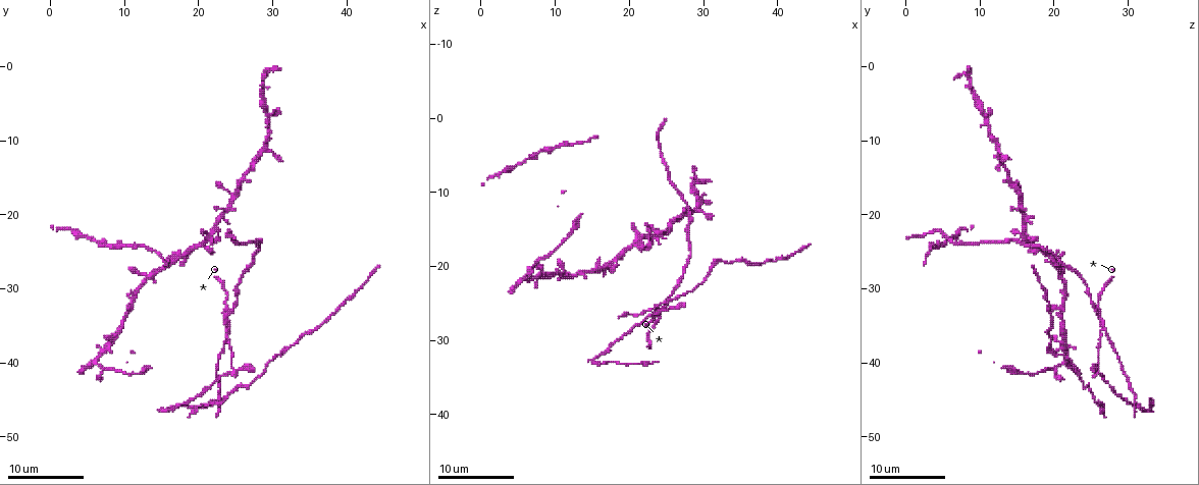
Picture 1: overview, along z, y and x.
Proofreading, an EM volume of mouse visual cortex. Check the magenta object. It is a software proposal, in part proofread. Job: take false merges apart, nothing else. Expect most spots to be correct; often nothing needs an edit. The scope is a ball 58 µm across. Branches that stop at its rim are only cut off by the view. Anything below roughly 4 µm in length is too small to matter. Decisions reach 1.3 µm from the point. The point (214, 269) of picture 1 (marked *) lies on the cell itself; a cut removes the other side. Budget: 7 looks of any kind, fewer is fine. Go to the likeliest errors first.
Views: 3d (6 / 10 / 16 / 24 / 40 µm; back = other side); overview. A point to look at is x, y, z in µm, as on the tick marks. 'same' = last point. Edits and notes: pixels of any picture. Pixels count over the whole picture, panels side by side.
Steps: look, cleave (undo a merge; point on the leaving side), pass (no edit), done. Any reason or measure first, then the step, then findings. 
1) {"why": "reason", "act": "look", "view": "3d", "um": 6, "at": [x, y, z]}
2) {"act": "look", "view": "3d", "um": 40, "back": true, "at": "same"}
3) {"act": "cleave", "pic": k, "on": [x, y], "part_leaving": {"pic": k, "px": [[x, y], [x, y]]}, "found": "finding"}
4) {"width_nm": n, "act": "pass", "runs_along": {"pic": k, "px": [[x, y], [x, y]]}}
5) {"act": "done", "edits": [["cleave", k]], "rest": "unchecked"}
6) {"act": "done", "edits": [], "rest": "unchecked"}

{"why": "three arms meet", "act": "look", "view": "3d", "um": 10, "at": [24.5, 41.5, 25.5]}

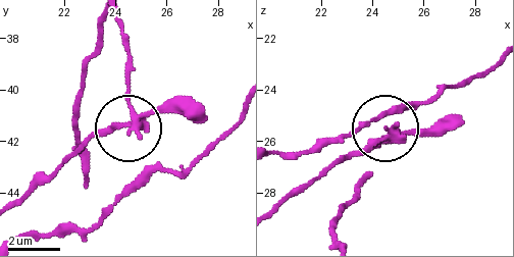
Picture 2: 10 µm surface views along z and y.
{"act": "cleave", "pic": 2, "on": [177, 112], "part_leaving": {"pic": 2, "px": [[138, 120], [120, 120], [87, 136], [21, 193]]}, "found": "a second cell is stuck on"}

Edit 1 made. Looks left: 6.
{"why": "looks like a crossing", "act": "look", "view": "3d", "um": 6, "at": [23.5, 20.0, 15.5]}

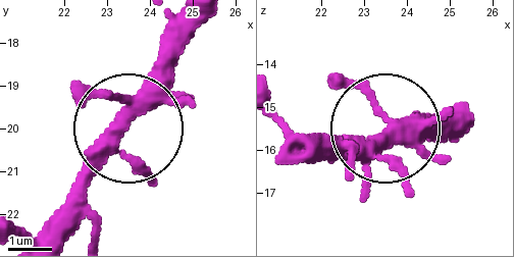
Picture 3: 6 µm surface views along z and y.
{"act": "pass", "found": "all the same cell"}

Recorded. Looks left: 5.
{"why": "four or more arms meet", "act": "look", "view": "3d", "um": 10, "at": [13.0, 28.0, 21.0]}

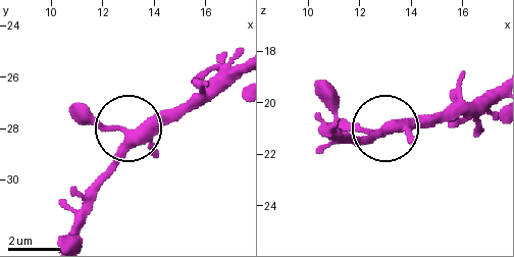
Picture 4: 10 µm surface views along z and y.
{"act": "look", "view": "3d", "um": 10, "back": true, "at": [13.0, 28.4, 21.0]}

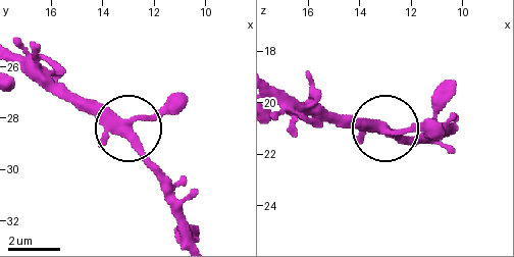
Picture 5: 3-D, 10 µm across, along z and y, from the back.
{"act": "pass", "found": "one cell here"}

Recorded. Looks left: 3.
{"act": "look", "view": "overview"}

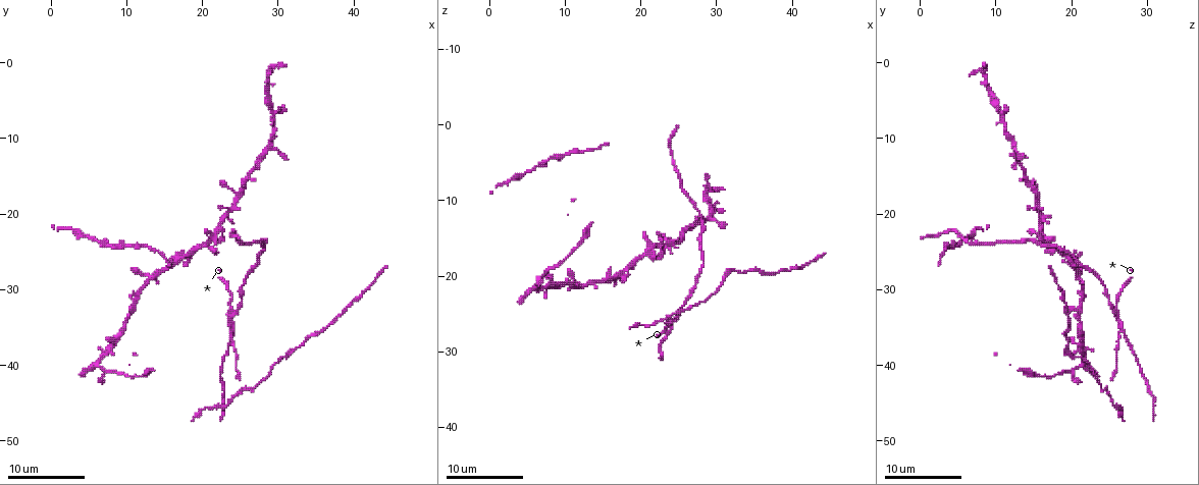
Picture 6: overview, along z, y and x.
{"why": "sudden change in width", "act": "look", "view": "3d", "um": 16, "at": [31.0, 39.0, 20.5]}

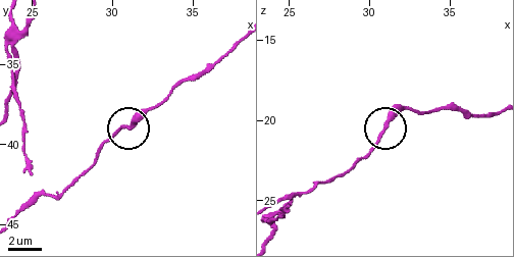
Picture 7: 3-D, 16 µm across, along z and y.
{"act": "pass", "found": "continuous, no second cell"}

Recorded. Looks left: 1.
{"act": "done", "edits": [["cleave", 2]], "rest": "unchecked"}

